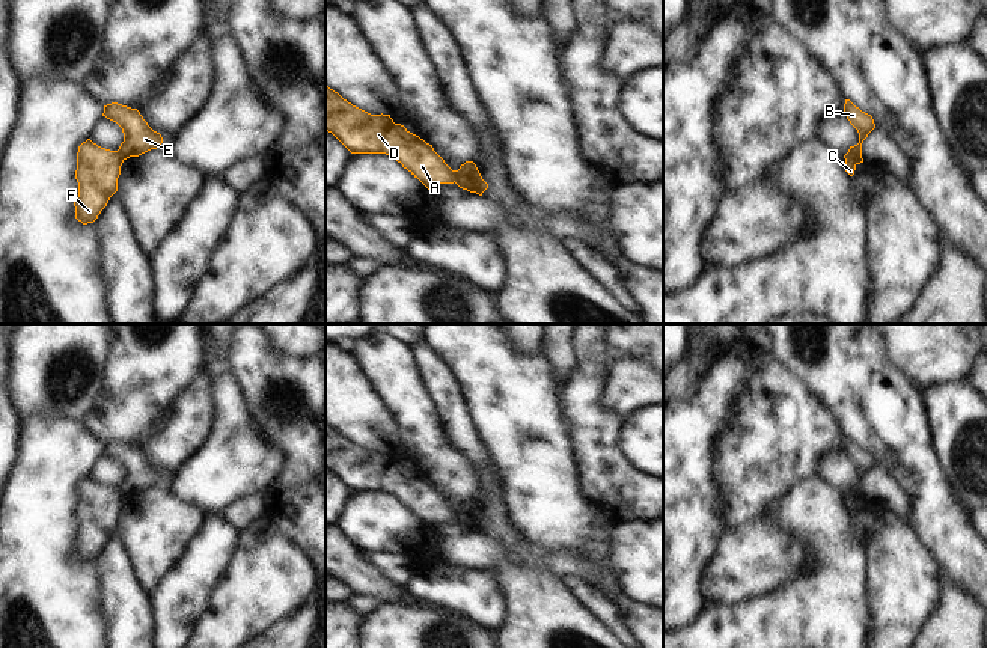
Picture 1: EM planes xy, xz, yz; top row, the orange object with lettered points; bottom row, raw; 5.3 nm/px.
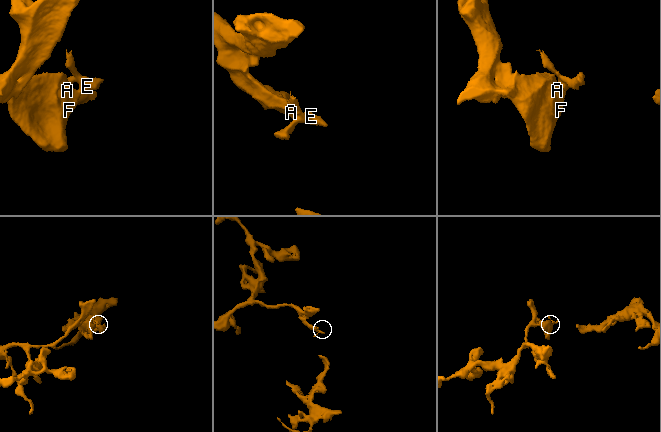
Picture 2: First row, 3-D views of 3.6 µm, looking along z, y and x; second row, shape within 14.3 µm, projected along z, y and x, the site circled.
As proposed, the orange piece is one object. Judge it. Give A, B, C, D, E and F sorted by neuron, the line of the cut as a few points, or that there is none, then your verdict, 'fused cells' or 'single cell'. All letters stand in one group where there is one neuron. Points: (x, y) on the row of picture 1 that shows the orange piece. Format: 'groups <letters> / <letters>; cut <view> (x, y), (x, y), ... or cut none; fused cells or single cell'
groups A C D F / B E; cut yz (847, 152), (861, 157); fused cells

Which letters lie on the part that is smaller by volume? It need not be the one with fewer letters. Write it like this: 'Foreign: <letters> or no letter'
Foreign: B, E

